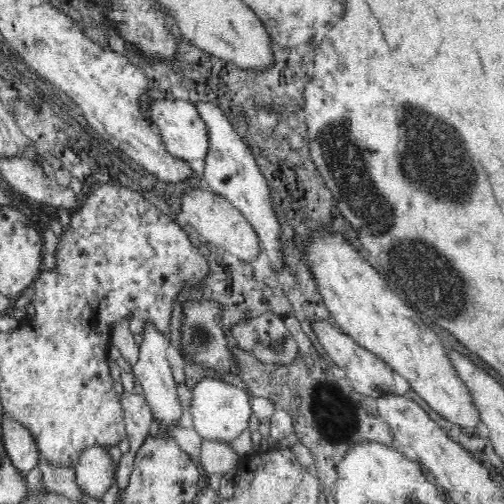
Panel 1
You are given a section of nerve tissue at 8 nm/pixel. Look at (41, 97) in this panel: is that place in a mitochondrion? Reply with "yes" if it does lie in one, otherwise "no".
no

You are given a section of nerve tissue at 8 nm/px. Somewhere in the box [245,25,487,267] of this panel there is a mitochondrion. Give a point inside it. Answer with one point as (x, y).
(435, 154)

